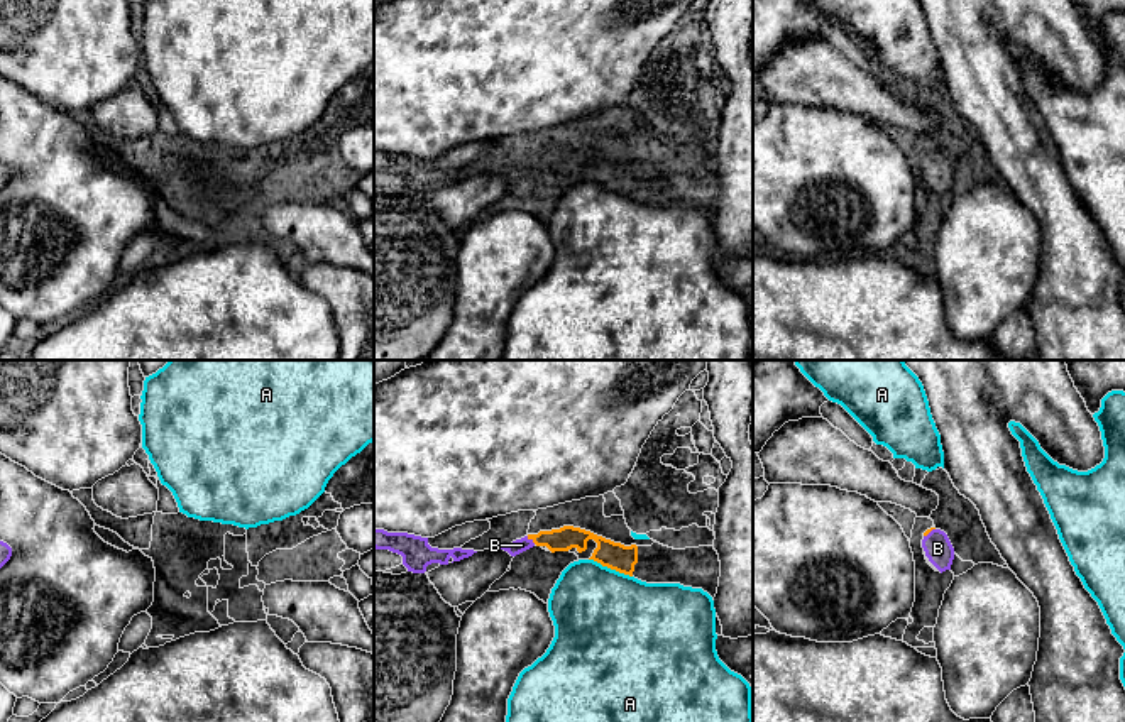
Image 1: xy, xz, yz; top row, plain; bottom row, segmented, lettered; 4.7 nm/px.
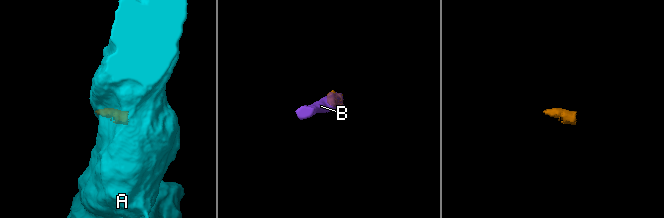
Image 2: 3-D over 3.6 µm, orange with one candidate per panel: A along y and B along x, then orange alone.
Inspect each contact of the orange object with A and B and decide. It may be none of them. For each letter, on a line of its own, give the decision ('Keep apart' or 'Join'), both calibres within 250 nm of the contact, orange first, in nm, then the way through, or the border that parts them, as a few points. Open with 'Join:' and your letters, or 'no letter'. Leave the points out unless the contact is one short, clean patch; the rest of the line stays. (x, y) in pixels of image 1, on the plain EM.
Join: B
A: Keep apart. Thickness 130 nm (orange) against 480 nm. Boundary: xz (589, 180), (631, 198)
B: Join. Thickness 120 nm (orange) against 70 nm. Path across: xz (565, 159), (532, 159), (521, 166)

